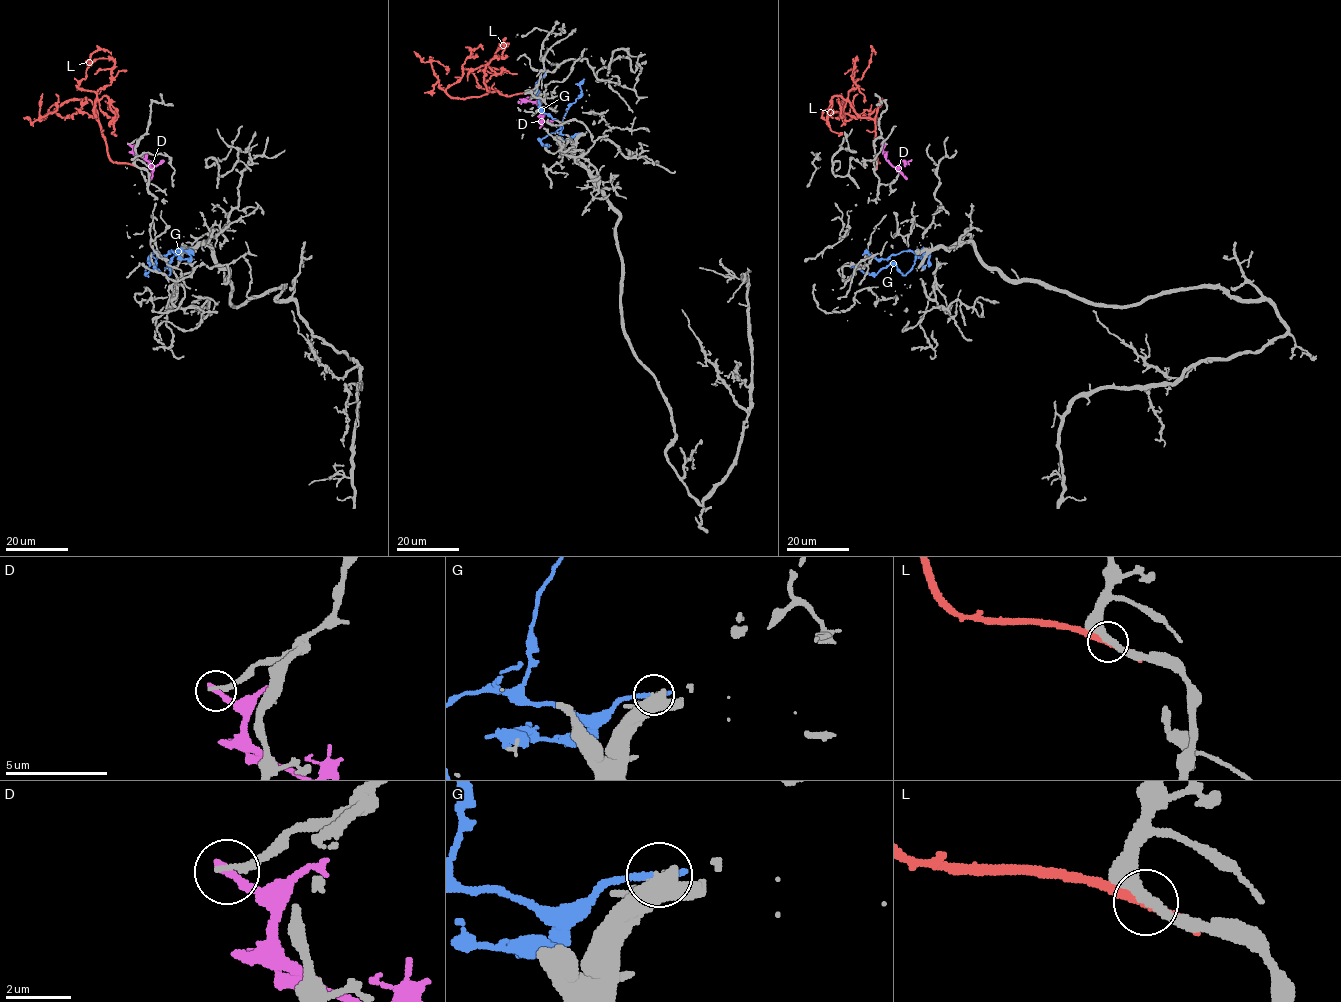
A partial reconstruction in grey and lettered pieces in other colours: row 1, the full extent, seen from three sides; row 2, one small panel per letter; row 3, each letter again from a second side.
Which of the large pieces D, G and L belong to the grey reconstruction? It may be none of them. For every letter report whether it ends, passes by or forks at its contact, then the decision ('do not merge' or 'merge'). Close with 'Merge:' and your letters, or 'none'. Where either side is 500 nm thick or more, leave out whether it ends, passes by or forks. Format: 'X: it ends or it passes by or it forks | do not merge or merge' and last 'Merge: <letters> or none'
D: it ends | do not merge
G: it ends | do not merge
L: it passes by | do not merge
Merge: none

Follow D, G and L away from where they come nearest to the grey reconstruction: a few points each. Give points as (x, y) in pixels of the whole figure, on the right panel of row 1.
D: (885, 144), (885, 158), (892, 165), (897, 168), (904, 161), (904, 165), (903, 161)
G: (916, 251), (919, 251), (915, 263), (906, 274), (902, 274), (894, 263), (875, 274), (865, 274), (850, 267)
L: (876, 166), (875, 116), (882, 100), (873, 111), (847, 121), (844, 115), (857, 94)

